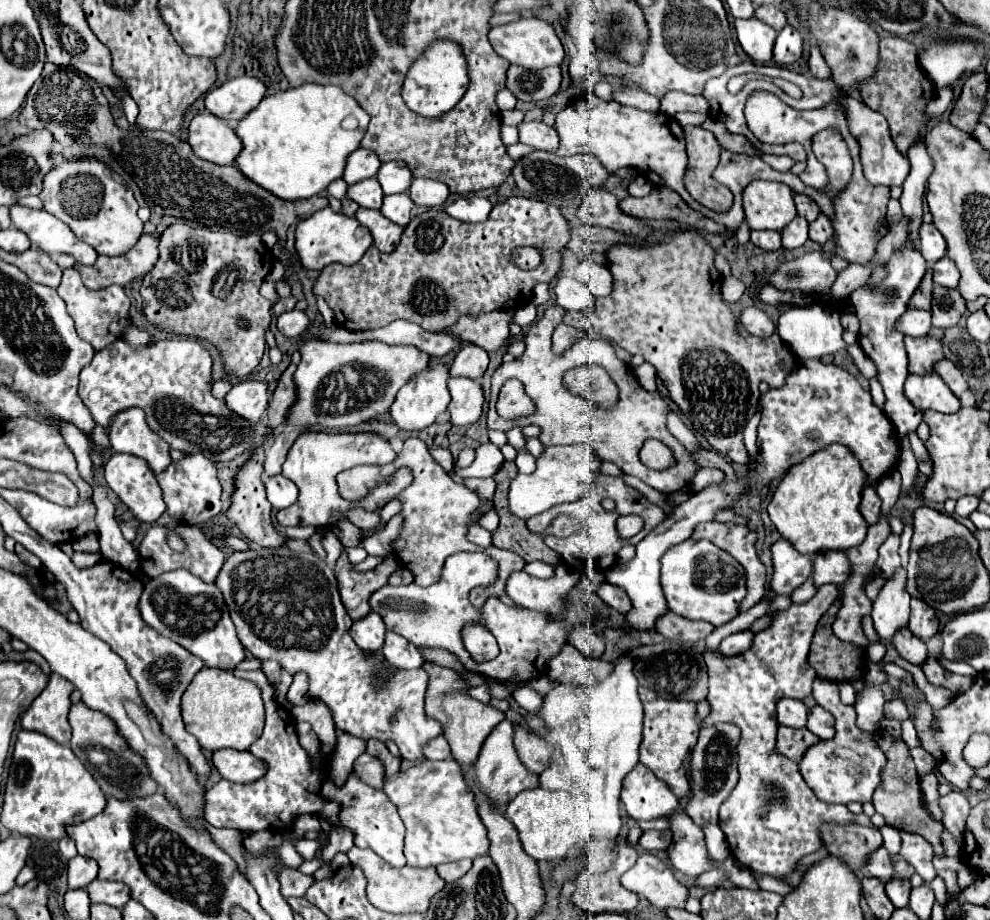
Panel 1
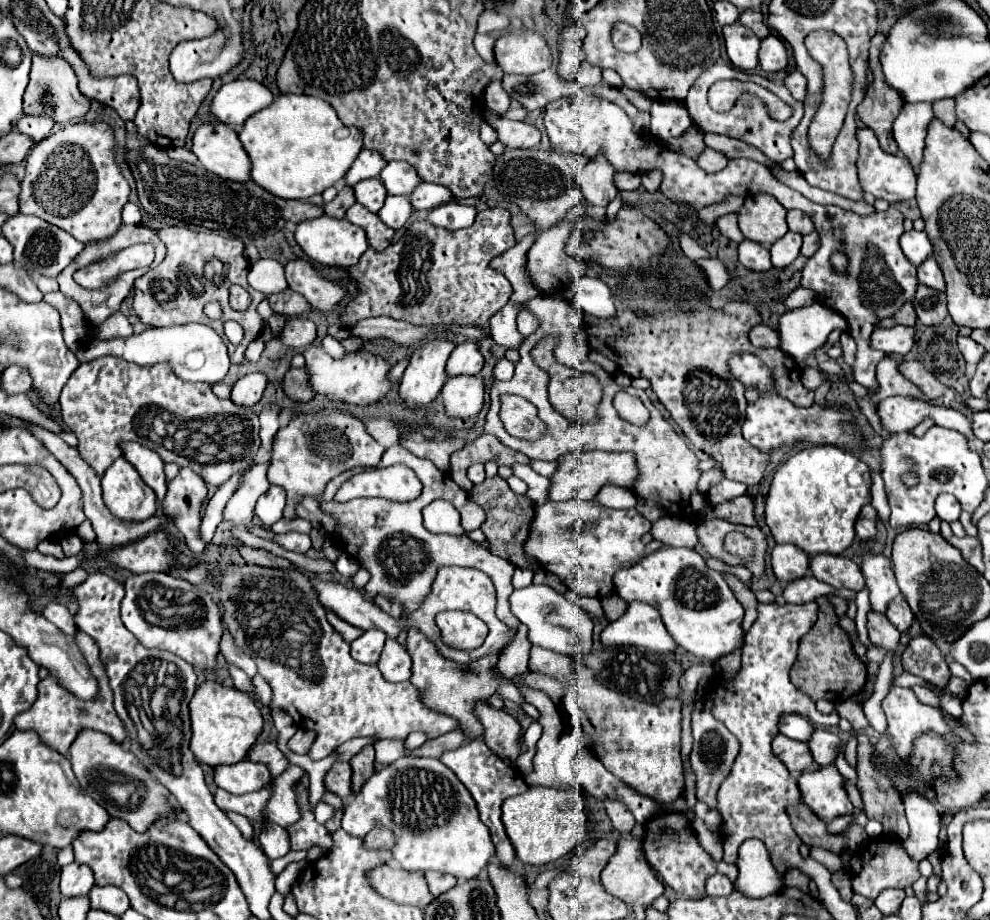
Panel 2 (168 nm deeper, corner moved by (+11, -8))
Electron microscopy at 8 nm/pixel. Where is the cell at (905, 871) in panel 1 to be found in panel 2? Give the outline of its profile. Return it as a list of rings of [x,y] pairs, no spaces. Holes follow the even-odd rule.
[[[867,838],[867,842],[855,852],[861,858],[861,872],[851,874],[853,890],[867,898],[877,898],[881,890],[885,888],[909,888],[921,874],[919,874],[919,862],[909,858],[909,854],[903,848],[903,842],[899,838]]]

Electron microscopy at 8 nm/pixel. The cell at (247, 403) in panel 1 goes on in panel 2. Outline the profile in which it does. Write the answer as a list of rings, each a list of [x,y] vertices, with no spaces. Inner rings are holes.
[[[263,372],[247,374],[235,382],[231,398],[241,406],[253,406],[261,400],[265,386],[267,386],[267,376]]]

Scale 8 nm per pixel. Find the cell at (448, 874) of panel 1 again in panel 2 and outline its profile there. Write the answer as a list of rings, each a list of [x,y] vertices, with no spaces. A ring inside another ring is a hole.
[[[425,872],[427,884],[429,884],[429,892],[437,898],[443,892],[451,890],[457,884],[457,878],[453,878],[451,874],[441,874],[441,872]]]

